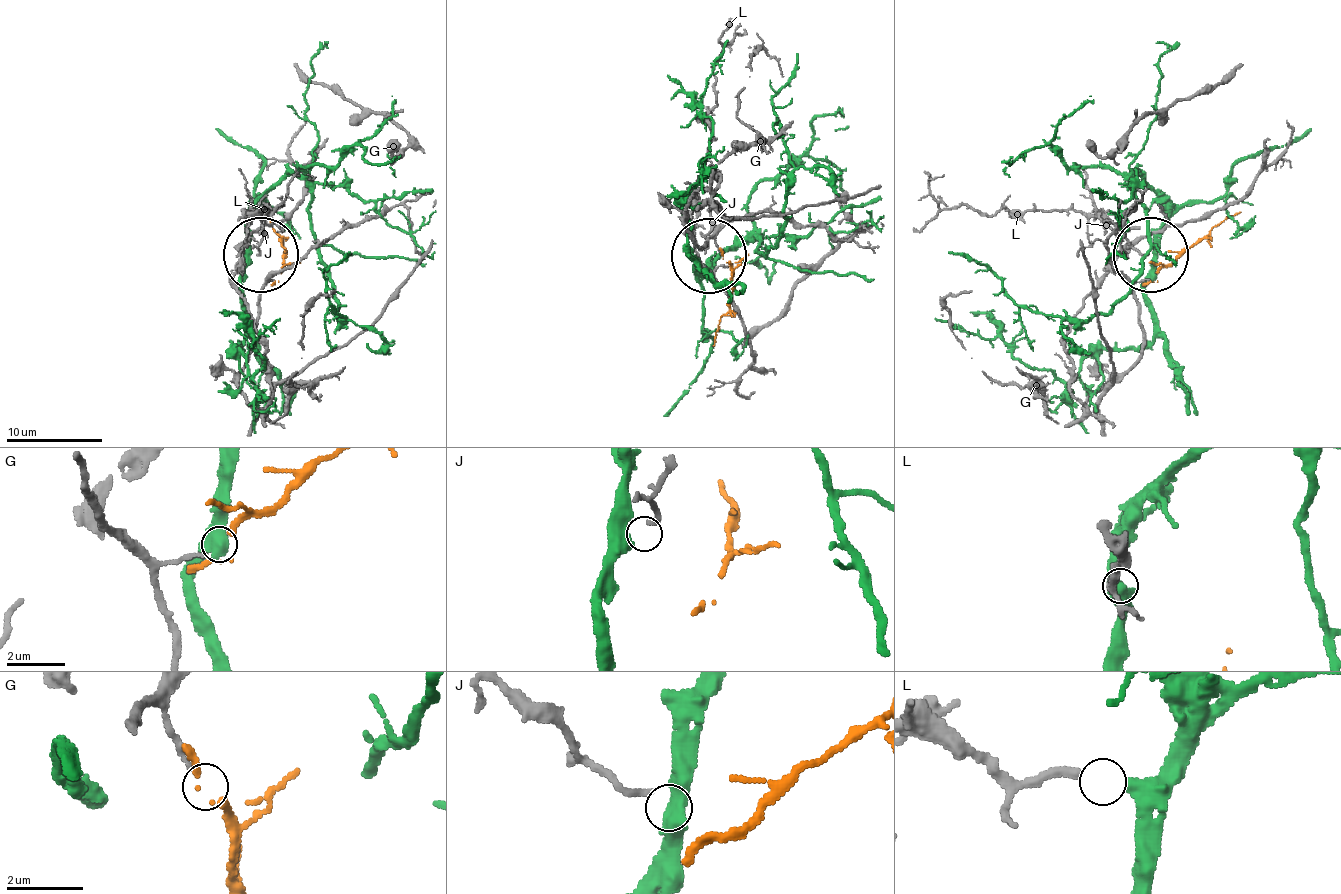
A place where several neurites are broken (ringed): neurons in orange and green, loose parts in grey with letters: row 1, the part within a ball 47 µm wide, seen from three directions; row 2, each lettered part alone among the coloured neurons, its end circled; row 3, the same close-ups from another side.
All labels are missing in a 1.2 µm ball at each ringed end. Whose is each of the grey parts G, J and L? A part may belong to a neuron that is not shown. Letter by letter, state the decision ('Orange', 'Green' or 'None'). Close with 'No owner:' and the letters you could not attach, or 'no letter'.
G: None
J: None
L: Green
No owner: G, J

